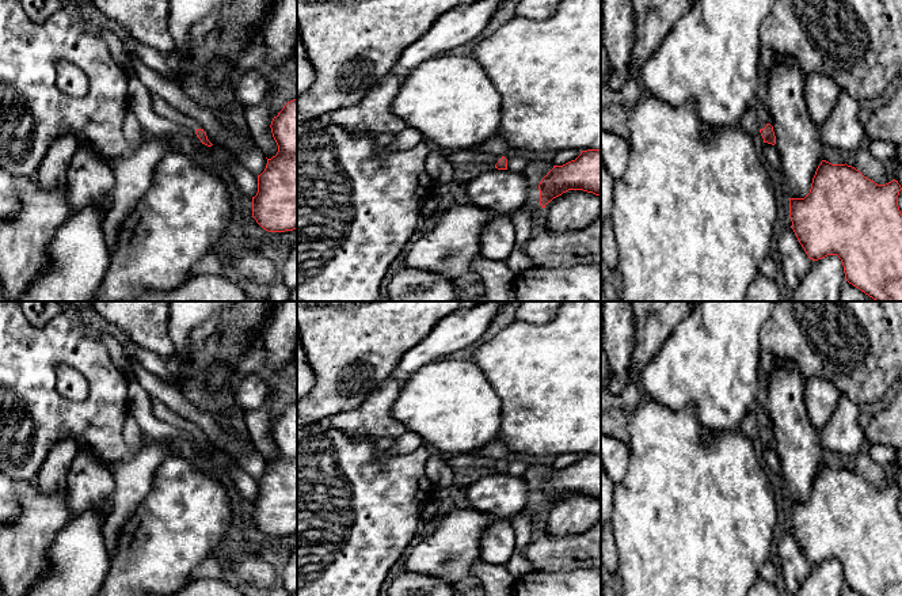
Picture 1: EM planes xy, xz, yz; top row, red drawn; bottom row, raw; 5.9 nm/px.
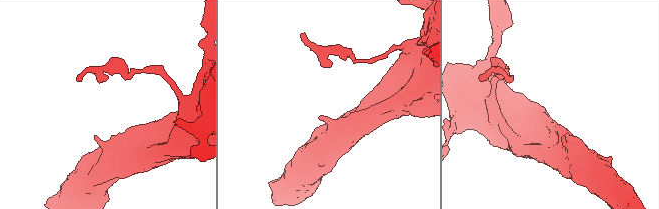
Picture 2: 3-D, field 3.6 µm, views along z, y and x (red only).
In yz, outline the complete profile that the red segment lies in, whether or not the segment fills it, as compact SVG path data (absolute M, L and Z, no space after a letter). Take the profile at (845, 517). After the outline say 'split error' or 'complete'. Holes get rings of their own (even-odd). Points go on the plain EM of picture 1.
M822 464L804 502L789 502L789 521L810 563L837 559L845 584L861 596L902 596L902 517L898 485L878 489L859 474Z | complete

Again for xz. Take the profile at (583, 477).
M601 453L582 455L575 464L553 470L541 483L538 494L541 512L568 494L583 494L601 501Z | complete

